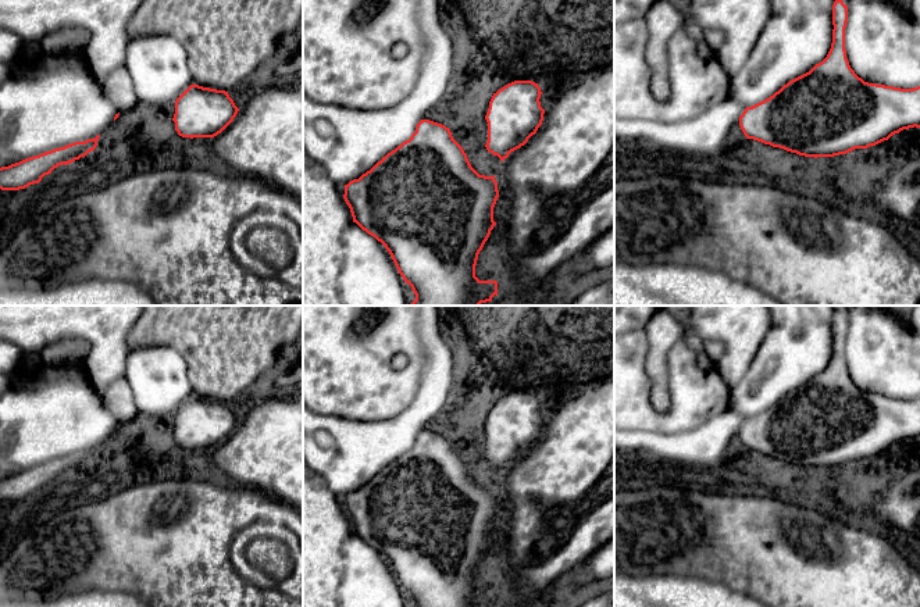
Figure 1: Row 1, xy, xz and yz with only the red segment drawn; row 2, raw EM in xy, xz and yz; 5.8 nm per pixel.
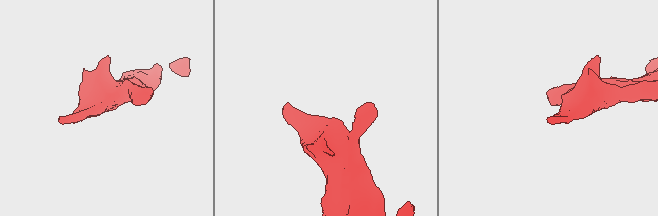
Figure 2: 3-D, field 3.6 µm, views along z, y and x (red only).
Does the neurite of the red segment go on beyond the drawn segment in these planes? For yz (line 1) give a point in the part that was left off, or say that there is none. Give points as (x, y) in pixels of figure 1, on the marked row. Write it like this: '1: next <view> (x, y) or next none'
1: next none

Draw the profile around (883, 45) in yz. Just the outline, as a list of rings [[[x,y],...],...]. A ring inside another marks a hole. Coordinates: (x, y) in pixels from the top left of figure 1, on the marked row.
[[[848,0],[846,58],[864,82],[920,86],[920,24],[889,0]]]

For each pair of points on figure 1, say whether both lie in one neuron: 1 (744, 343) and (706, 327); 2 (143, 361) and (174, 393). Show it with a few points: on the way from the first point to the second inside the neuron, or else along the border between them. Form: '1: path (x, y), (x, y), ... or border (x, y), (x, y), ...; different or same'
1: path (734, 334), (727, 327), (716, 327); same
2: path (150, 370), (166, 385); same

